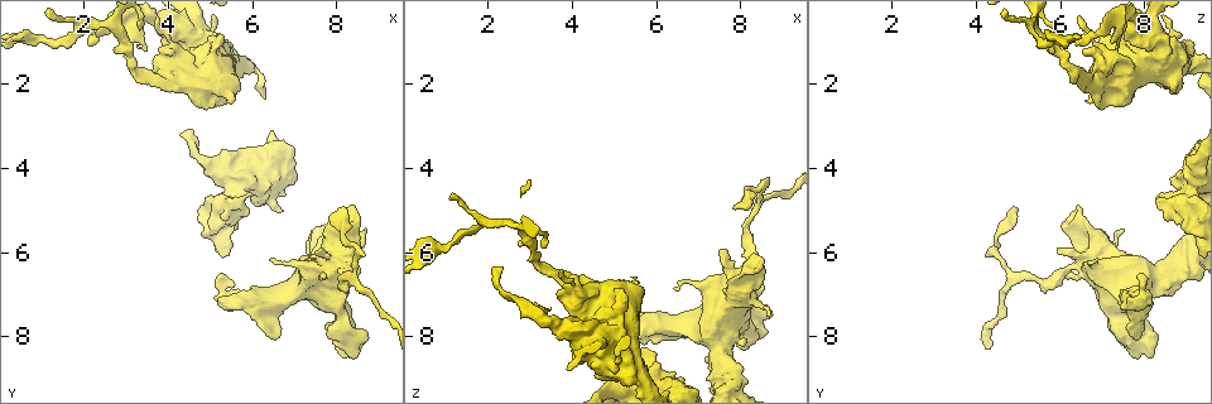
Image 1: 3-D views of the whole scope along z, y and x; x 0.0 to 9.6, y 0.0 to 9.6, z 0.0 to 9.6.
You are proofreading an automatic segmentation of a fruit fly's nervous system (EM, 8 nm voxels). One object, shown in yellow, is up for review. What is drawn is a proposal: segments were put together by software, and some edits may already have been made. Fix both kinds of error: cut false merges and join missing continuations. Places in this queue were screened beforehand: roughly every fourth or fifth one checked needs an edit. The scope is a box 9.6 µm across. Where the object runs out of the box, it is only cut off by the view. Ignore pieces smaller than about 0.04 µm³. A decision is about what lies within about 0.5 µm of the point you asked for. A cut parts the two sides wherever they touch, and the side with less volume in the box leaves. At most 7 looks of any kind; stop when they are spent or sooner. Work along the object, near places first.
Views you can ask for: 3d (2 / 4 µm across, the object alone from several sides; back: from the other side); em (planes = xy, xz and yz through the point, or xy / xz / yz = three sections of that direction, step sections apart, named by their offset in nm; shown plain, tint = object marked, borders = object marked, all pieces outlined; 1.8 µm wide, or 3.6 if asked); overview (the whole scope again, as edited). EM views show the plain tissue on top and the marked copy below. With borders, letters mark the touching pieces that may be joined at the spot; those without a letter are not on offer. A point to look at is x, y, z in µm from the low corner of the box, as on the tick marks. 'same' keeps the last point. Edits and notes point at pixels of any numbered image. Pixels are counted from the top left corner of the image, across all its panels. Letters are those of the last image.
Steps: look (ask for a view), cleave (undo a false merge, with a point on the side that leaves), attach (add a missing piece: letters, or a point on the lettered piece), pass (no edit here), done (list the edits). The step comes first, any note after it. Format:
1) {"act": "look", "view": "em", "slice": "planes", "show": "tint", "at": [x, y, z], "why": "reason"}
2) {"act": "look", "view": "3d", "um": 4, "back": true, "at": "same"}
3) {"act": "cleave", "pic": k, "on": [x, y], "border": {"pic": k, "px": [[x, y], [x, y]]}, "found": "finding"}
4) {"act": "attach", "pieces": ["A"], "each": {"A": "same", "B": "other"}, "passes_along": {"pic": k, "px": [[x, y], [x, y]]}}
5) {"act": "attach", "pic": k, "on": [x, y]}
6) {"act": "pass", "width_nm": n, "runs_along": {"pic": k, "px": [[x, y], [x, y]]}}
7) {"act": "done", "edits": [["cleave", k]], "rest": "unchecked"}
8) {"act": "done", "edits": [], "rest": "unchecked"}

{"act": "look", "view": "3d", "um": 4, "back": true, "at": [5.45, 2.40, 6.55]}

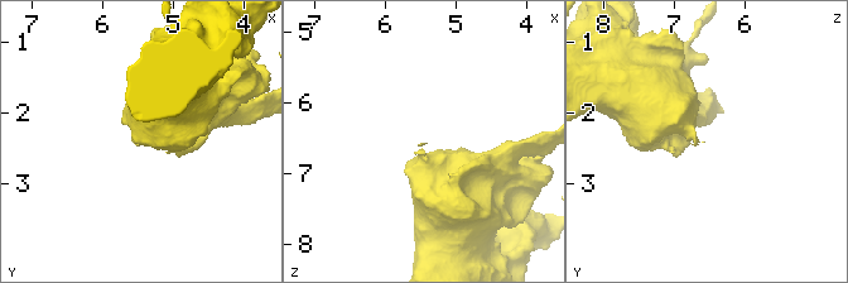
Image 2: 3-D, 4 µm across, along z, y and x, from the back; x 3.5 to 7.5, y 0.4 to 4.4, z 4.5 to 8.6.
{"act": "look", "view": "em", "slice": "planes", "show": "borders", "at": [5.45, 2.40, 6.60]}

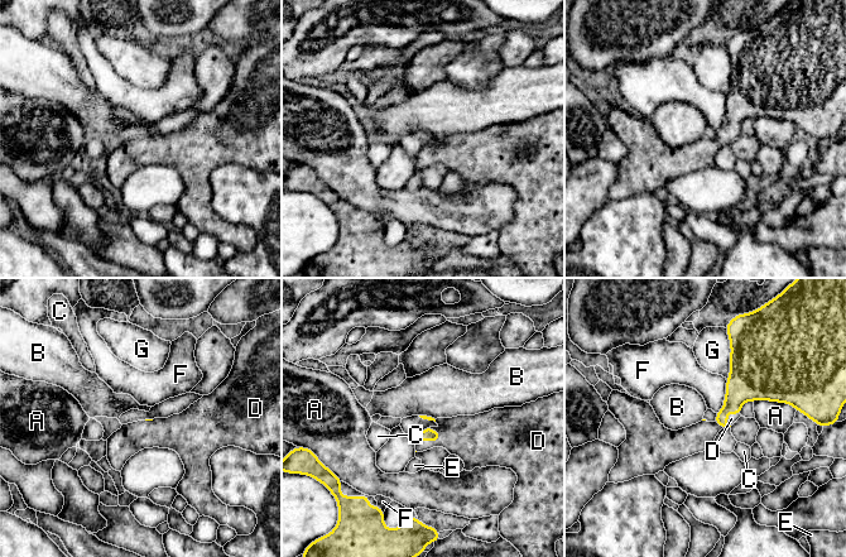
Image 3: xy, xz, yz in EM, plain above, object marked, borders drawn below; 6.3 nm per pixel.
{"act": "attach", "pieces": ["D"], "each": {"A": "other", "B": "other", "C": "other", "D": "same", "E": "other", "F": "other", "G": "other"}, "found": "it goes on there"}

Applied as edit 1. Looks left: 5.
{"act": "look", "view": "overview", "why": "redraw"}

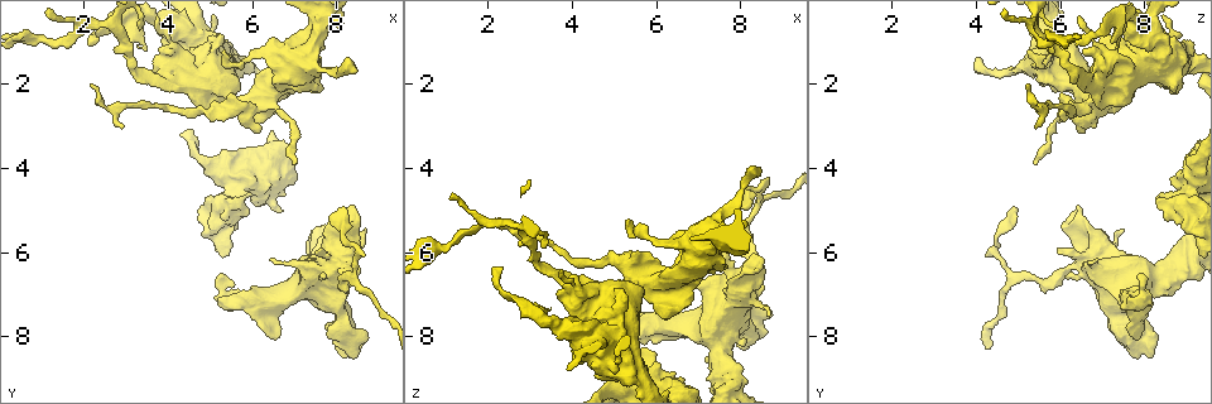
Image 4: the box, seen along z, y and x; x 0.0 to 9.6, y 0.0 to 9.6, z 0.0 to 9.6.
{"act": "look", "view": "em", "slice": "planes", "show": "borders", "at": [2.20, 2.00, 5.25]}

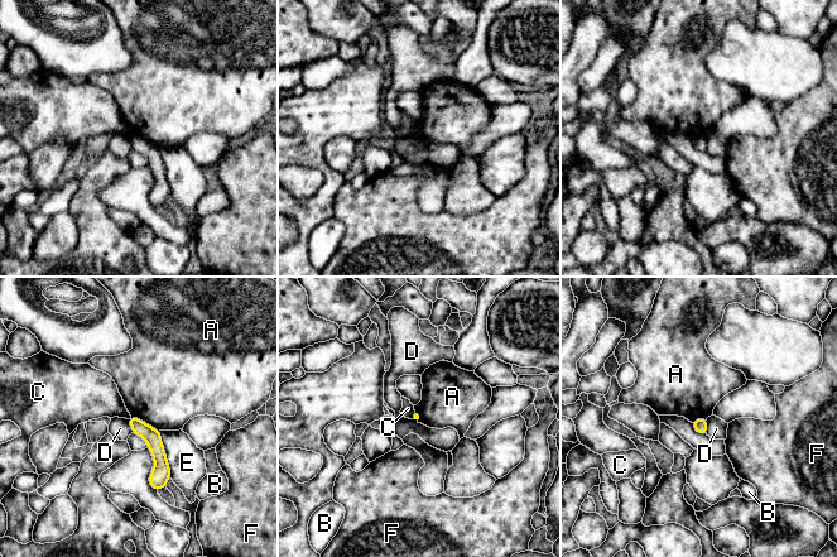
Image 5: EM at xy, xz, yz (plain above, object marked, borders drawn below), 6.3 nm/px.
{"act": "pass", "each": {"A": "other", "B": "other", "C": "other", "D": "other", "E": "other", "F": "other"}, "border": {"pic": 5, "px": [[131, 416], [158, 431]]}, "found": "none of them fits"}

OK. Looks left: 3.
{"act": "look", "view": "3d", "um": 4, "at": [8.20, 6.20, 6.55], "why": "closes a loop"}

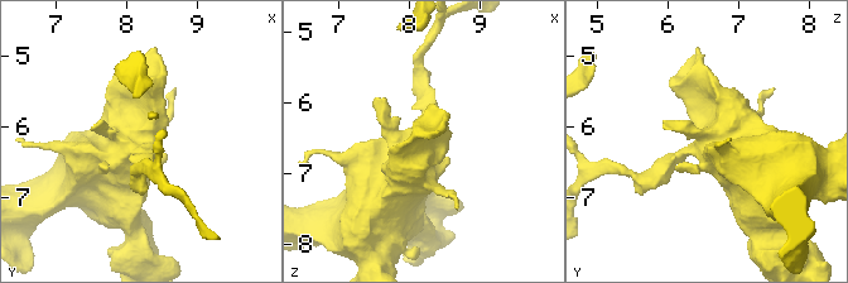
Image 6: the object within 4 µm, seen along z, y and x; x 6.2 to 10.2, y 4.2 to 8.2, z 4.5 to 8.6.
{"act": "look", "view": "em", "um": 3.6, "slice": "planes", "show": "tint", "at": [8.20, 6.20, 6.60]}

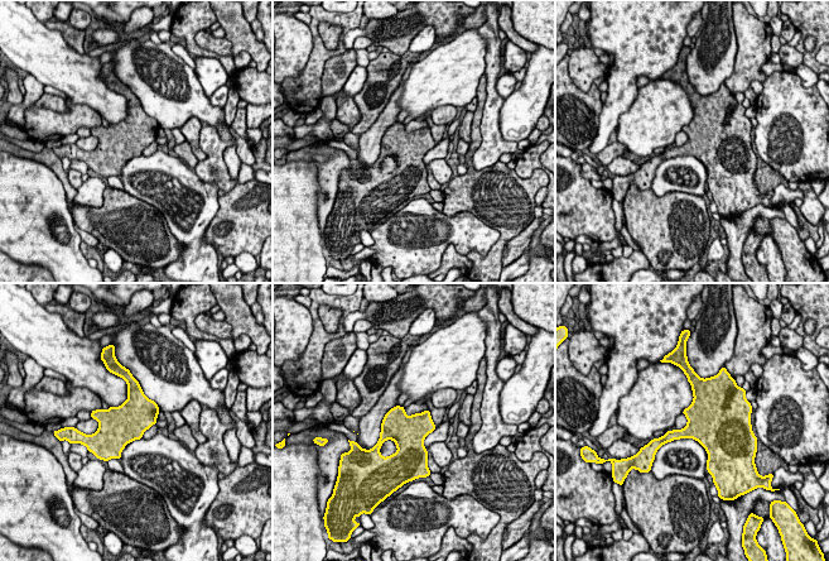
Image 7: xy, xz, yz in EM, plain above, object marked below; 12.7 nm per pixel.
{"act": "look", "view": "em", "um": 3.6, "slice": "planes", "show": "borders", "at": "same", "why": "see the neighbours"}

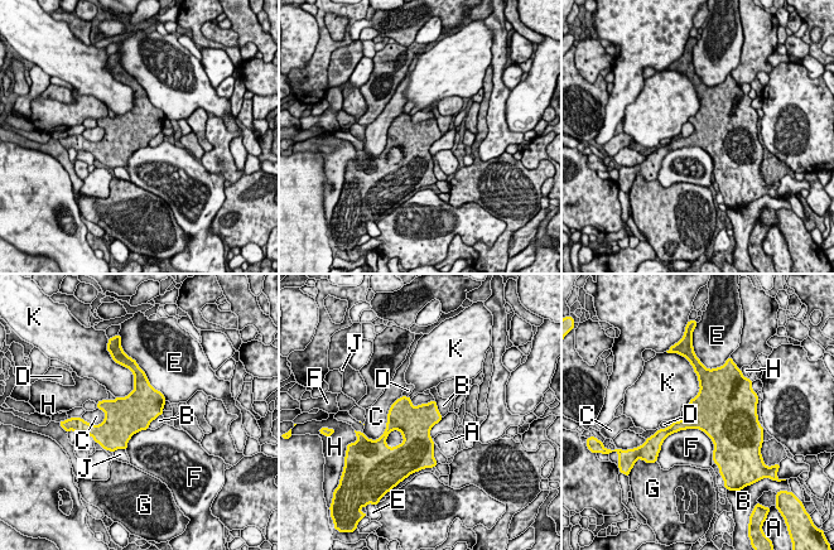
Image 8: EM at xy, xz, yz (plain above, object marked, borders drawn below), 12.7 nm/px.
{"act": "pass", "width_nm": 440, "longest_contact_nm": ["F", 700], "each": {"A": "other", "B": "other", "C": "other", "D": "other", "E": "other", "F": "other", "G": "other", "H": "other", "J": "other", "K": "other"}, "found": "one neuron here"}

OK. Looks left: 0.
{"act": "done", "edits": [["attach", 3]], "rest": "unchecked"}

